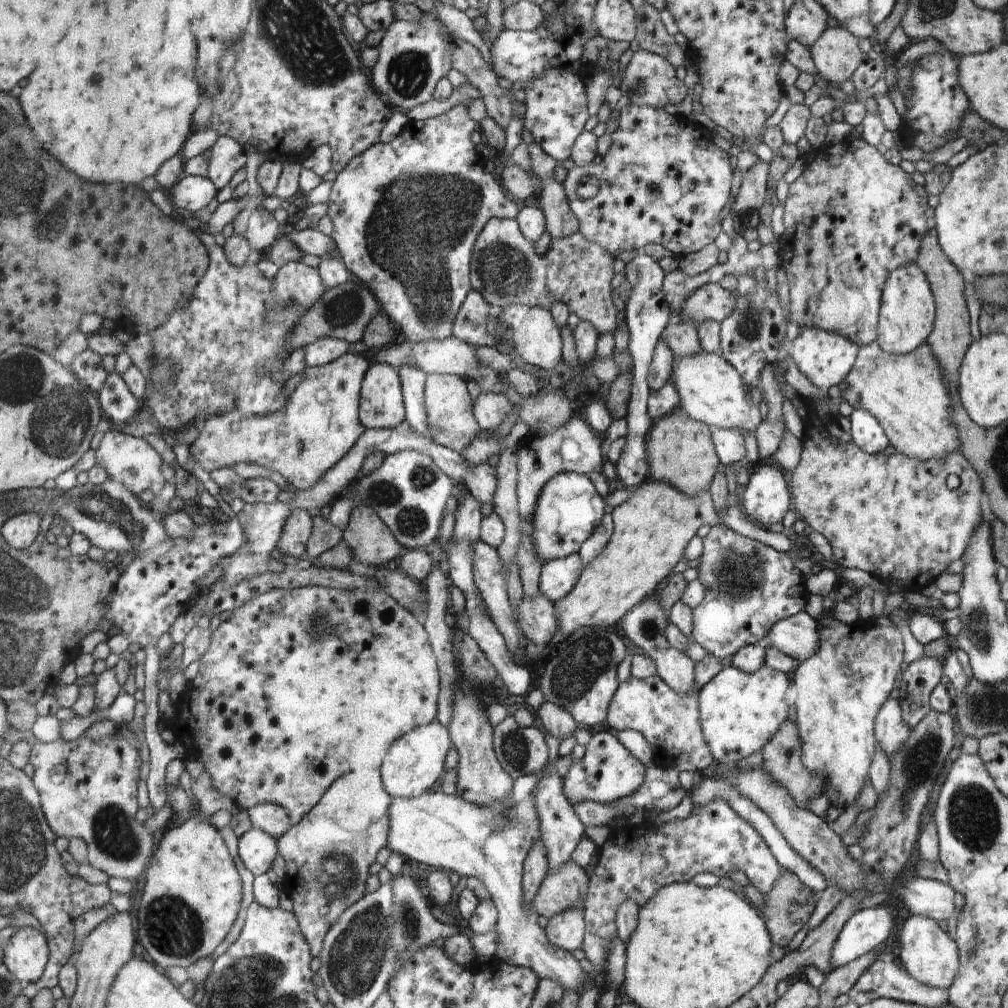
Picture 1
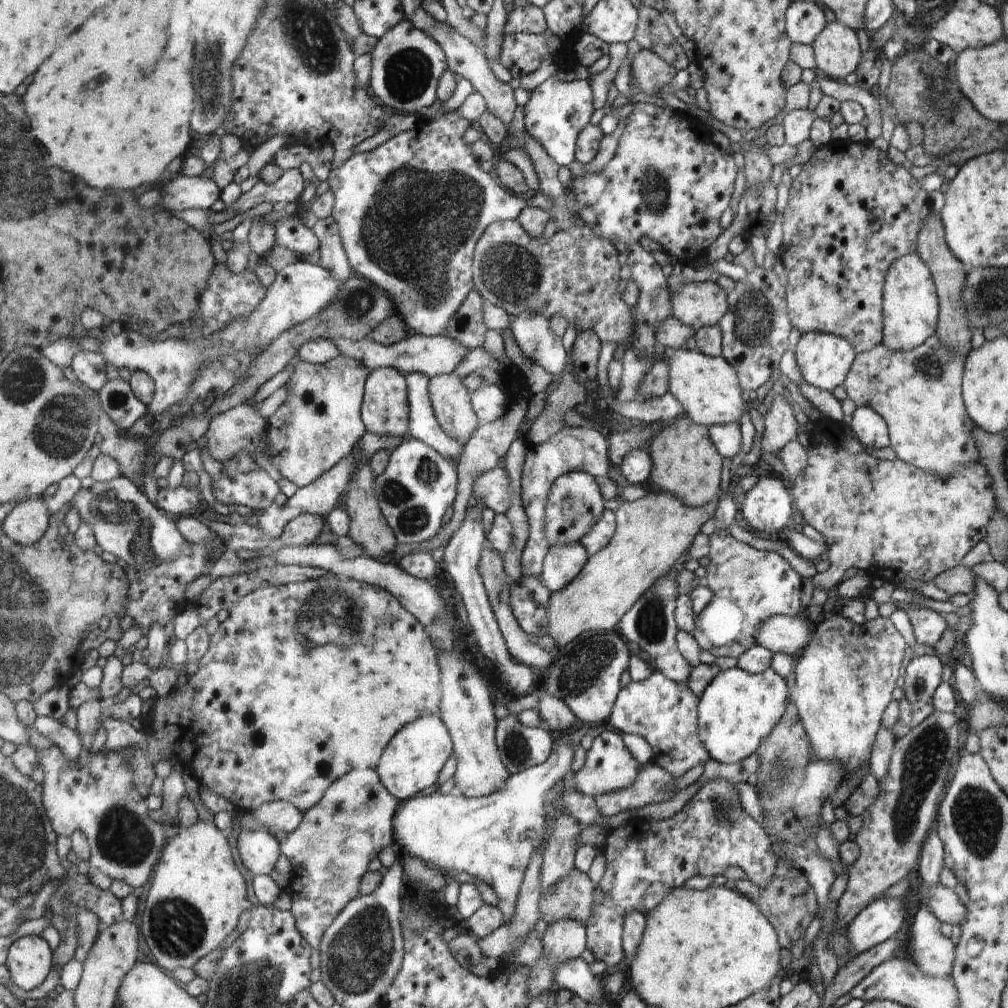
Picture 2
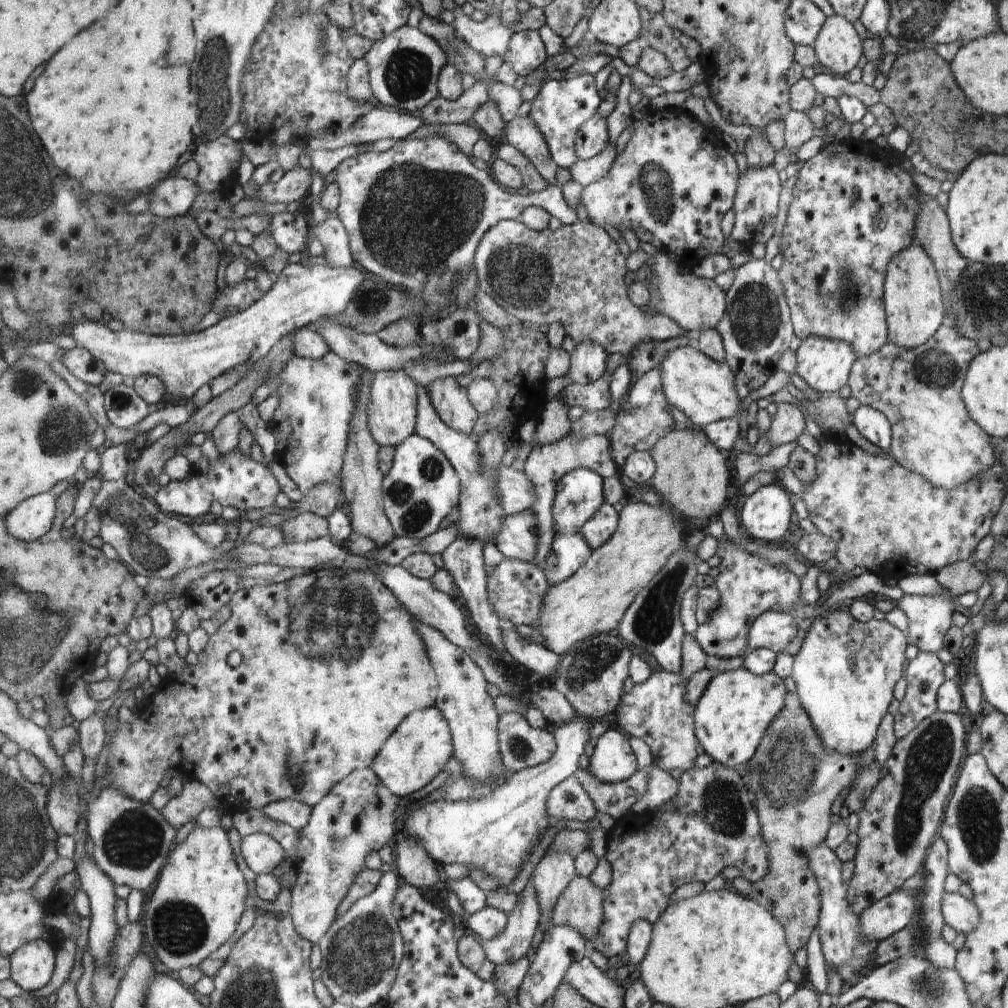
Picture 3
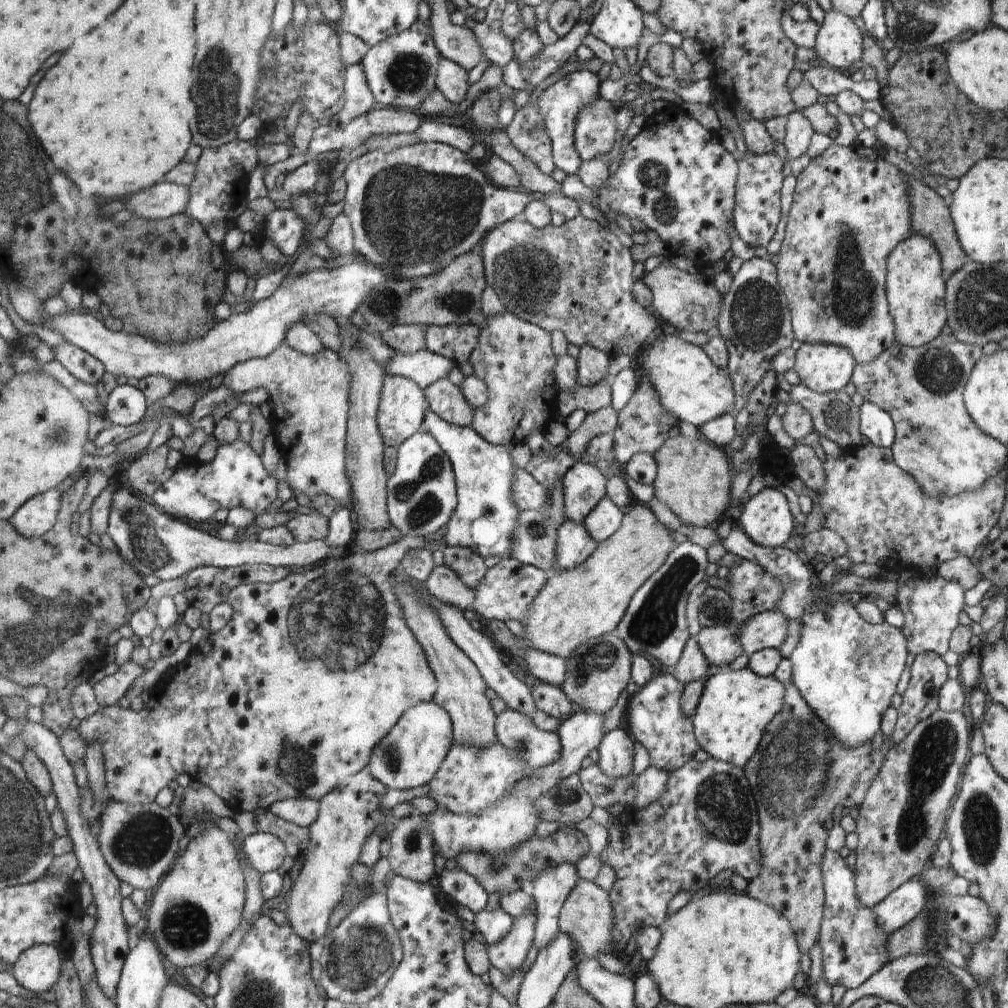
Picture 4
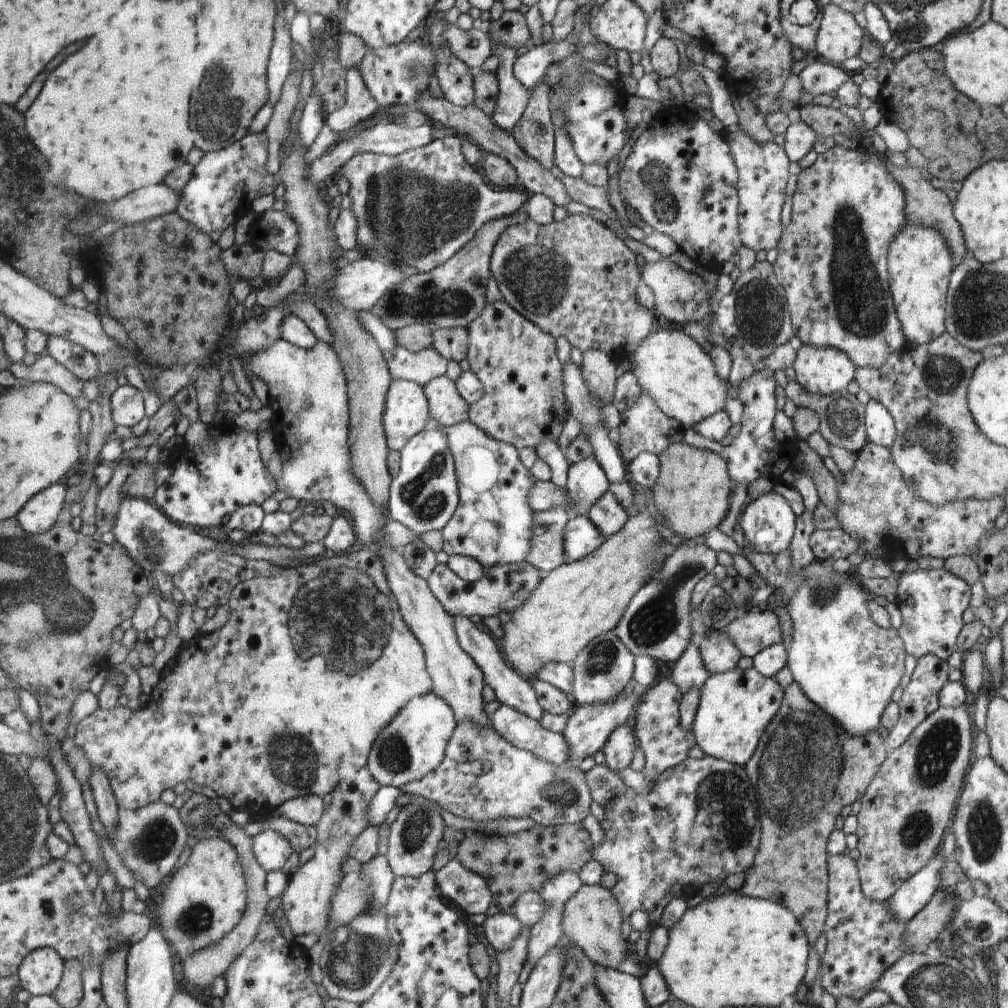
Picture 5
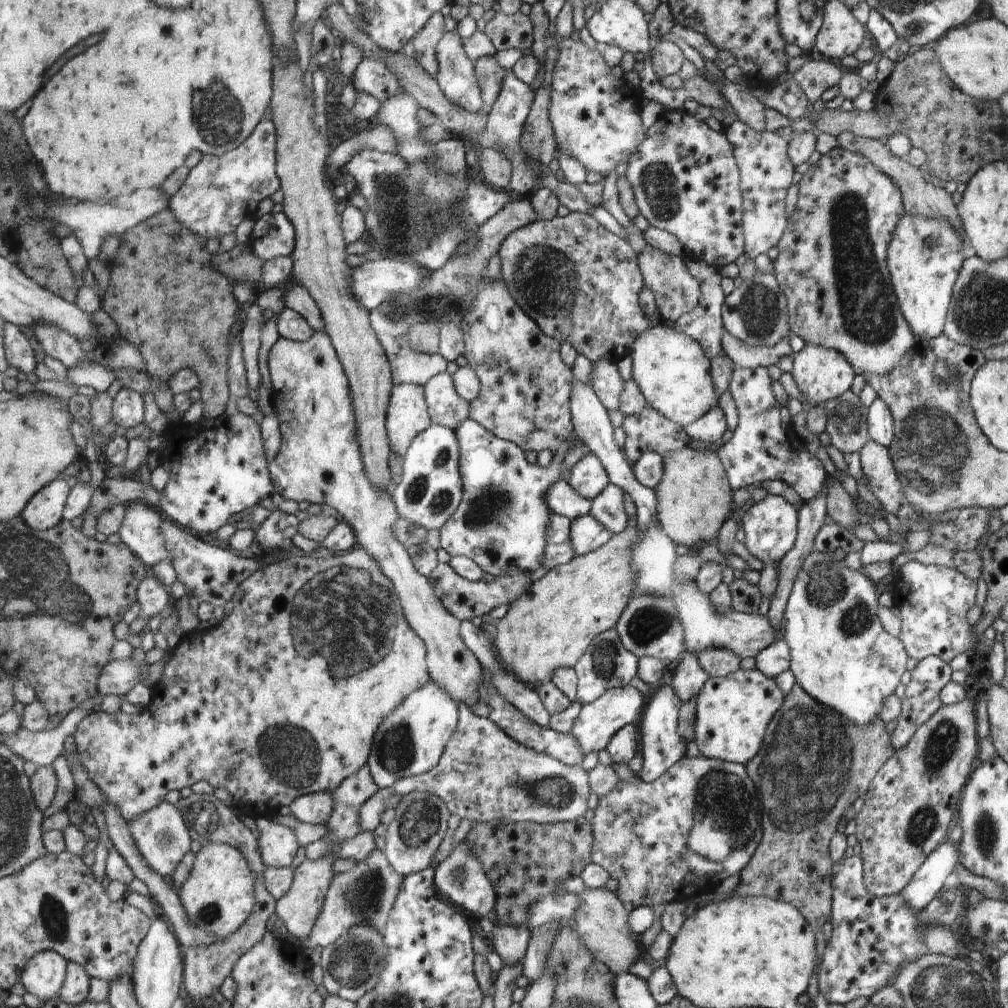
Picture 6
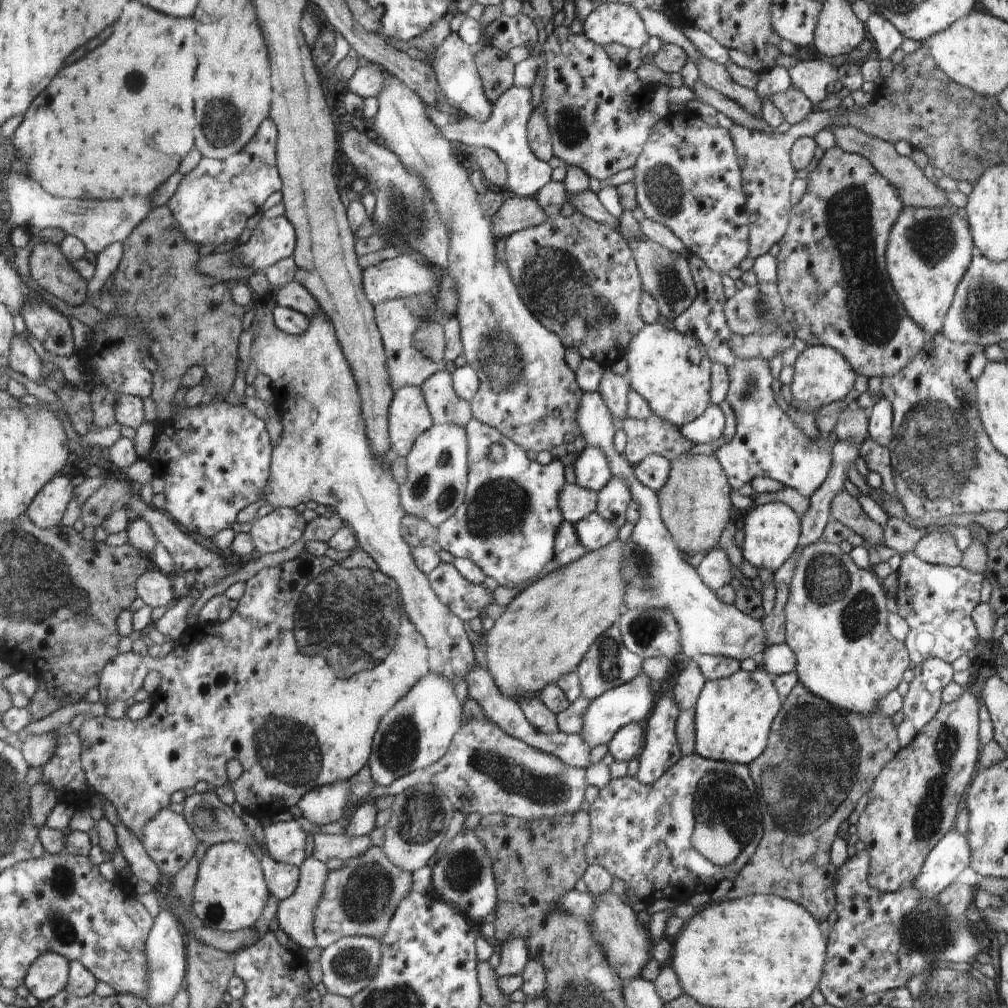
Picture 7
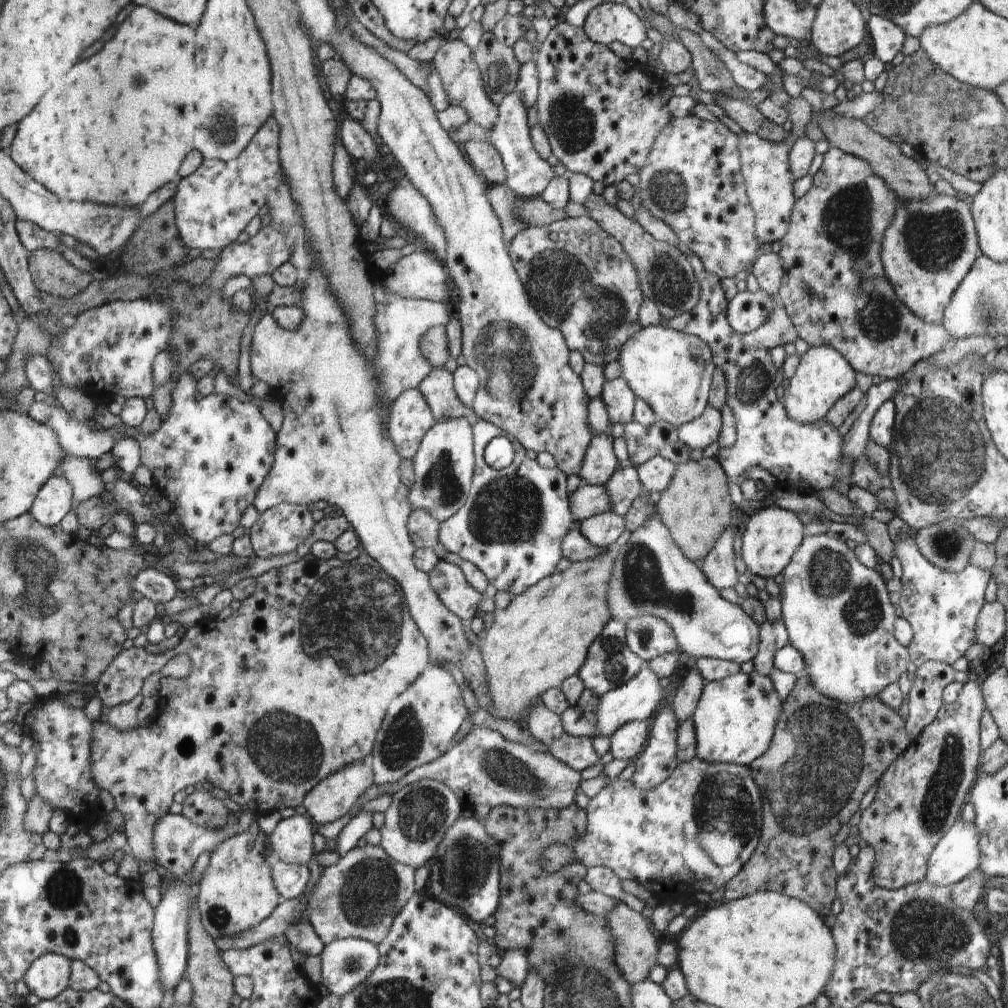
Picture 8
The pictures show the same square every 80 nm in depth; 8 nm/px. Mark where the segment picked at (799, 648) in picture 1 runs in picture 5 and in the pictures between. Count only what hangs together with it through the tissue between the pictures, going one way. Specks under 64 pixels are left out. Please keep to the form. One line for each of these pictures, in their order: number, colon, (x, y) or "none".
2: (782, 634)
3: (774, 630)
4: (766, 630)
5: (752, 632)

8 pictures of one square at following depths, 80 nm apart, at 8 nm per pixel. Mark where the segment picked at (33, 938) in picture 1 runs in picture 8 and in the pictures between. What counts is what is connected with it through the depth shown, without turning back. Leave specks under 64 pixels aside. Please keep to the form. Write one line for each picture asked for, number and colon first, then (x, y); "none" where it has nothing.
2: (31, 960)
3: (33, 965)
4: (39, 969)
5: (43, 971)
6: (46, 975)
7: (50, 975)
8: (50, 976)

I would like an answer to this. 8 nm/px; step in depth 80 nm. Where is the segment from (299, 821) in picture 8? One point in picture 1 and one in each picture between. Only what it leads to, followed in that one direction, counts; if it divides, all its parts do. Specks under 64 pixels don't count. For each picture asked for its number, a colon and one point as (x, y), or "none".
1: (257, 849)
2: (259, 849)
3: (262, 853)
4: (265, 852)
5: (271, 849)
6: (278, 844)
7: (286, 841)

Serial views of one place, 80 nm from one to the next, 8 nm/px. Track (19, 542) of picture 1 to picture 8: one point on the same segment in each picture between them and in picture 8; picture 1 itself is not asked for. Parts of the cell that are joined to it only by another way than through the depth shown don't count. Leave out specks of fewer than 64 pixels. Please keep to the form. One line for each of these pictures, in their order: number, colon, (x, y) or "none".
2: (29, 522)
3: (33, 519)
4: (39, 515)
5: (42, 513)
6: (46, 510)
7: (48, 509)
8: (57, 499)

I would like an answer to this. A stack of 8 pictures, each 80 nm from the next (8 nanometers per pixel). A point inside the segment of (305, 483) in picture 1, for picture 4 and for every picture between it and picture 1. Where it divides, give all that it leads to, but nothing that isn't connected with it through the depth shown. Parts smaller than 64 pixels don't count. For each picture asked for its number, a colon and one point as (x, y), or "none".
2: (320, 422)
3: (318, 397)
4: (311, 393)

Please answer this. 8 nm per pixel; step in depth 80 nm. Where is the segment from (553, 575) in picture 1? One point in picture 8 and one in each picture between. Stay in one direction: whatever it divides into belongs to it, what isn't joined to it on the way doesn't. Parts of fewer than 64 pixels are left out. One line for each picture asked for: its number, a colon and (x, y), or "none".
2: (561, 565)
3: (567, 553)
4: (574, 545)
5: (581, 537)
6: (588, 534)
7: (595, 532)
8: (603, 530)

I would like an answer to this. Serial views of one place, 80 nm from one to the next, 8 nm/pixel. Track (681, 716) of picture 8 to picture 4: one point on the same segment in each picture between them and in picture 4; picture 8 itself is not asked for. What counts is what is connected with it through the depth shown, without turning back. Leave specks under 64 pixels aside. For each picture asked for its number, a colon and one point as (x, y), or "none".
4: (692, 665)
5: (690, 671)
6: (689, 679)
7: (687, 687)

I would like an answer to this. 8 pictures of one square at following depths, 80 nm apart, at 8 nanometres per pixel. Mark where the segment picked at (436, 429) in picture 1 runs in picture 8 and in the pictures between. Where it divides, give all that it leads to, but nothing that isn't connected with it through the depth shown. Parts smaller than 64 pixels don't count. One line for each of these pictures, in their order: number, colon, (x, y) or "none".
2: (450, 400)
3: (449, 398)
4: (445, 399)
5: (448, 407)
6: (447, 408)
7: (445, 406)
8: (438, 389)

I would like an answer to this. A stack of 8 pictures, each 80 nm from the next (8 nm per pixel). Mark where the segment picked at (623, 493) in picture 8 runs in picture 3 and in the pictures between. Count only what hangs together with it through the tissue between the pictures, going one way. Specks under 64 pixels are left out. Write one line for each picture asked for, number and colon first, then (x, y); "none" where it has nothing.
3: (599, 528)
4: (603, 521)
5: (608, 516)
6: (609, 508)
7: (613, 501)

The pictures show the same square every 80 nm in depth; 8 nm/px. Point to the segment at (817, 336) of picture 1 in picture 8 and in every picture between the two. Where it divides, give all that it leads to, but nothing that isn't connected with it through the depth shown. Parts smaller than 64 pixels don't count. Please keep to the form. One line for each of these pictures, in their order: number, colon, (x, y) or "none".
2: (826, 360)
3: (825, 364)
4: (824, 368)
5: (820, 371)
6: (821, 374)
7: (822, 375)
8: (824, 376)

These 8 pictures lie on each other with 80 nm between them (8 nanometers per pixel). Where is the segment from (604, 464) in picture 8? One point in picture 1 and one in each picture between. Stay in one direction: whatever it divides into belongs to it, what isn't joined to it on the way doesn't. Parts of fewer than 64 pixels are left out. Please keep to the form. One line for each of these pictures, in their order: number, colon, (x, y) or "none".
1: (569, 508)
2: (574, 505)
3: (578, 494)
4: (583, 485)
5: (586, 484)
6: (588, 478)
7: (593, 470)

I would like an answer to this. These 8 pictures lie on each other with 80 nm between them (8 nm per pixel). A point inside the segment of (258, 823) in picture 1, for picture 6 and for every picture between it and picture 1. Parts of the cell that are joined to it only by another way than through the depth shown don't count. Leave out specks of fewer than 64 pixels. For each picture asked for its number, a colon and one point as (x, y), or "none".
2: (281, 816)
3: (291, 812)
4: (302, 811)
5: (307, 810)
6: (315, 808)

